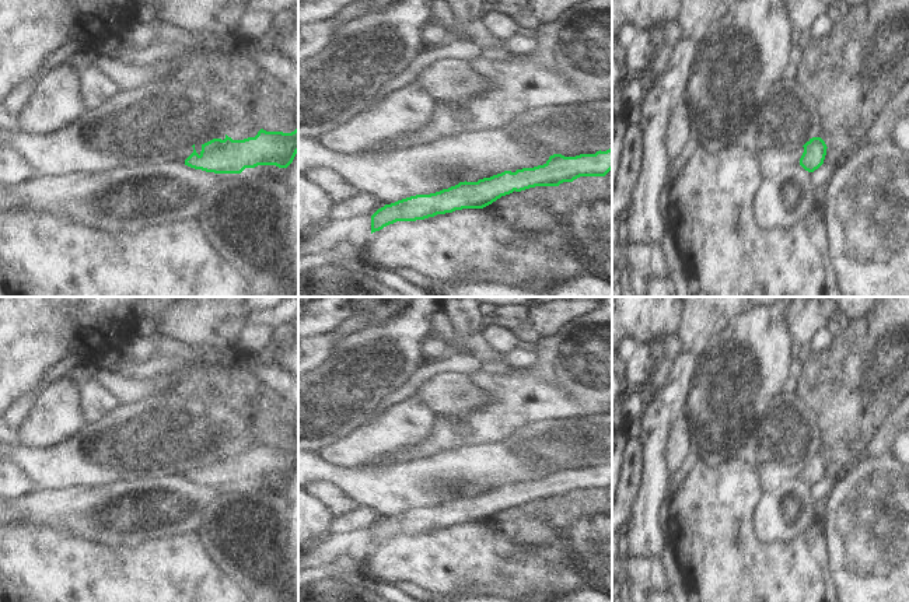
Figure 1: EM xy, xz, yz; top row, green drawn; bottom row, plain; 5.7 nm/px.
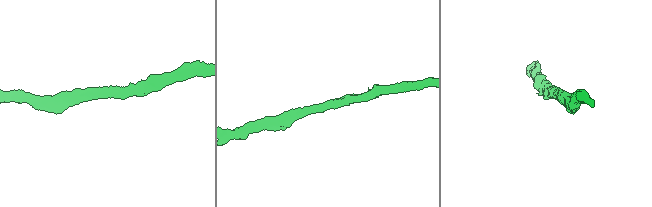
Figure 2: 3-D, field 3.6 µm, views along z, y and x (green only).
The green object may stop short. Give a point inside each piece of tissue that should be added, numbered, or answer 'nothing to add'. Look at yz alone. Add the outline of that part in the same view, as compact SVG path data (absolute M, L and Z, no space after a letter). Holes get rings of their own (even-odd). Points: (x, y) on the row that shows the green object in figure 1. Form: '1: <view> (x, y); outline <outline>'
nothing to add

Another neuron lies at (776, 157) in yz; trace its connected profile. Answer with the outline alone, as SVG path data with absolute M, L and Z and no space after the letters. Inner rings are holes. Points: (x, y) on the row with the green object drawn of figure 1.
M761 141L758 162L761 164L763 179L775 179L782 175L786 168L800 165L803 153L803 144L787 147L784 143Z

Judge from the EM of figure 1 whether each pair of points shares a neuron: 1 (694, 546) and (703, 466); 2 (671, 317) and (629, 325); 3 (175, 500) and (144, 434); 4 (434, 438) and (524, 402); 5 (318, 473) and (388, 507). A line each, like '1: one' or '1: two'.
1: one
2: one
3: two
4: one
5: one

